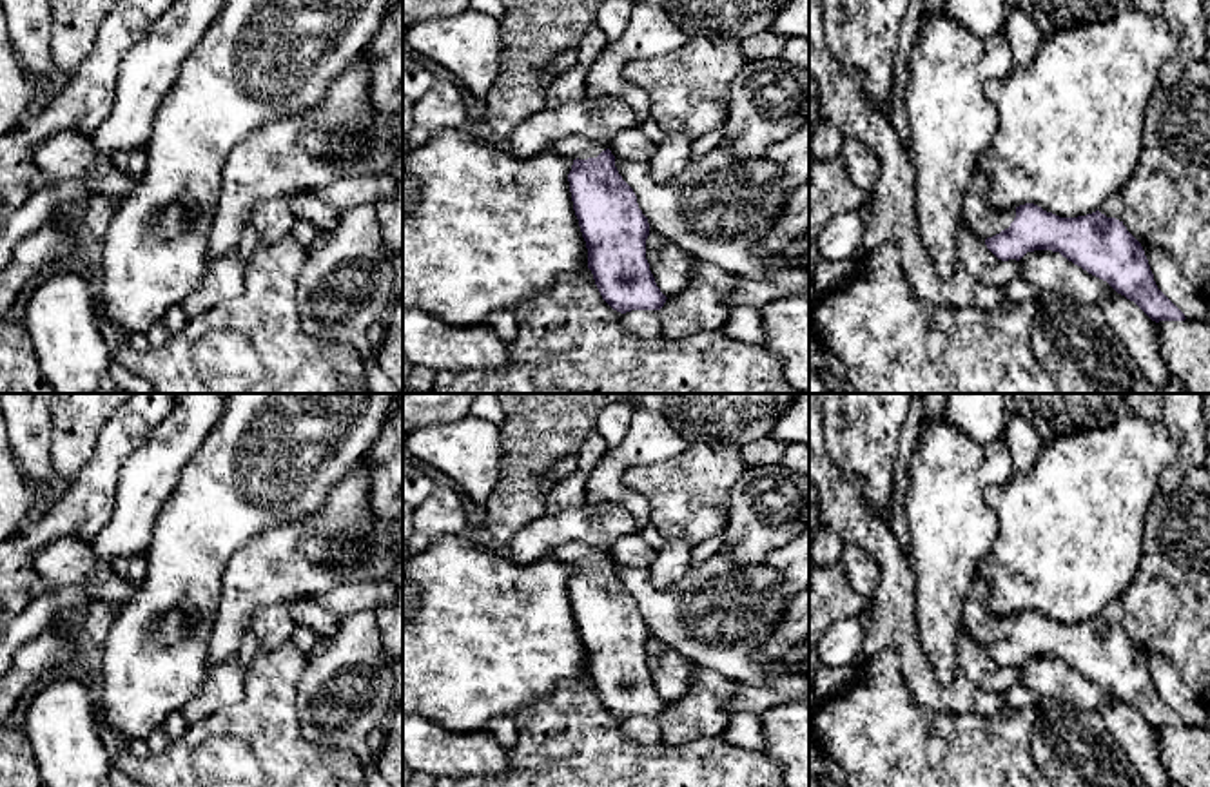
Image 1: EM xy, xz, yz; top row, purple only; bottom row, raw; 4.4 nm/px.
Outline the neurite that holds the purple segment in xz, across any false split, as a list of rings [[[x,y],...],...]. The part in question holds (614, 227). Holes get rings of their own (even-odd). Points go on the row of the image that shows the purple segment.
[[[581,136],[557,140],[550,151],[573,161],[568,174],[573,210],[588,248],[588,268],[602,299],[620,314],[660,310],[668,297],[657,287],[646,259],[649,223],[633,189],[619,174],[611,151]]]

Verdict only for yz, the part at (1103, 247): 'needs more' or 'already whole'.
already whole

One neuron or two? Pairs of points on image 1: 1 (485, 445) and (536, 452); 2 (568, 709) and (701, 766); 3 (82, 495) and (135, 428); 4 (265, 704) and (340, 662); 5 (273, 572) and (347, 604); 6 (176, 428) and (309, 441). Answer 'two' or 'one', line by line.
1: two
2: one
3: one
4: two
5: two
6: two

